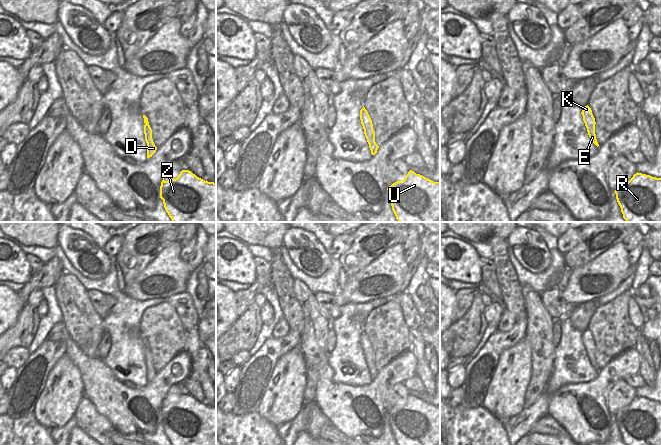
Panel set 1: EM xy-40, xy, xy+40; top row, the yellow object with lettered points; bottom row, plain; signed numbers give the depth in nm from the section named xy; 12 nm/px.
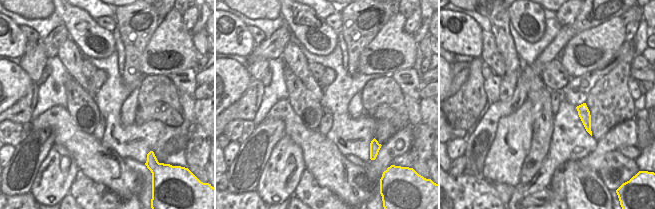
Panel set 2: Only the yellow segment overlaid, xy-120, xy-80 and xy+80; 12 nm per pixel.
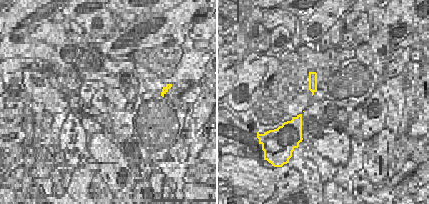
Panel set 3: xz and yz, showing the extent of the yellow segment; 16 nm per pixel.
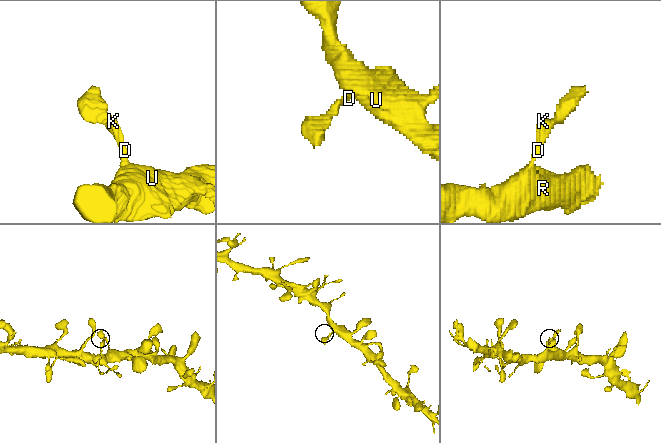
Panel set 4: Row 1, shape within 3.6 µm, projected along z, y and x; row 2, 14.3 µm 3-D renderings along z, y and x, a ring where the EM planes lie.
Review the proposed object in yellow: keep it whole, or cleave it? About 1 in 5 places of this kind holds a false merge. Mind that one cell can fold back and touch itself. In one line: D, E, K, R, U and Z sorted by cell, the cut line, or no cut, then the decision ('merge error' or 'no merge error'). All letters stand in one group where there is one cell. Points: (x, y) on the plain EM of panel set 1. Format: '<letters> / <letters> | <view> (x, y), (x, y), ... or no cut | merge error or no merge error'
D E K R U Z | no cut | no merge error

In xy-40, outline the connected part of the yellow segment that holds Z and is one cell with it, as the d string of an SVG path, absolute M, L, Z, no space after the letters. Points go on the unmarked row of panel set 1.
M182 394L177 402L168 405L163 400L160 422L172 445L216 445L216 407L205 405L189 394Z

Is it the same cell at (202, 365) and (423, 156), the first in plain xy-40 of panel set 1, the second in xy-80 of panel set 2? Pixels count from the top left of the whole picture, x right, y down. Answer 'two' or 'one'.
one

